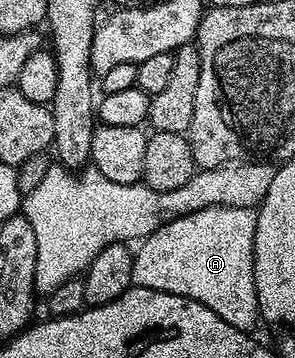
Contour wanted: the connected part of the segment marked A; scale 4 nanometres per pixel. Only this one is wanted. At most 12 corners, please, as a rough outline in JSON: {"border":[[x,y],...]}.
{"border":[[252,207],[201,208],[134,251],[133,283],[260,321]]}

